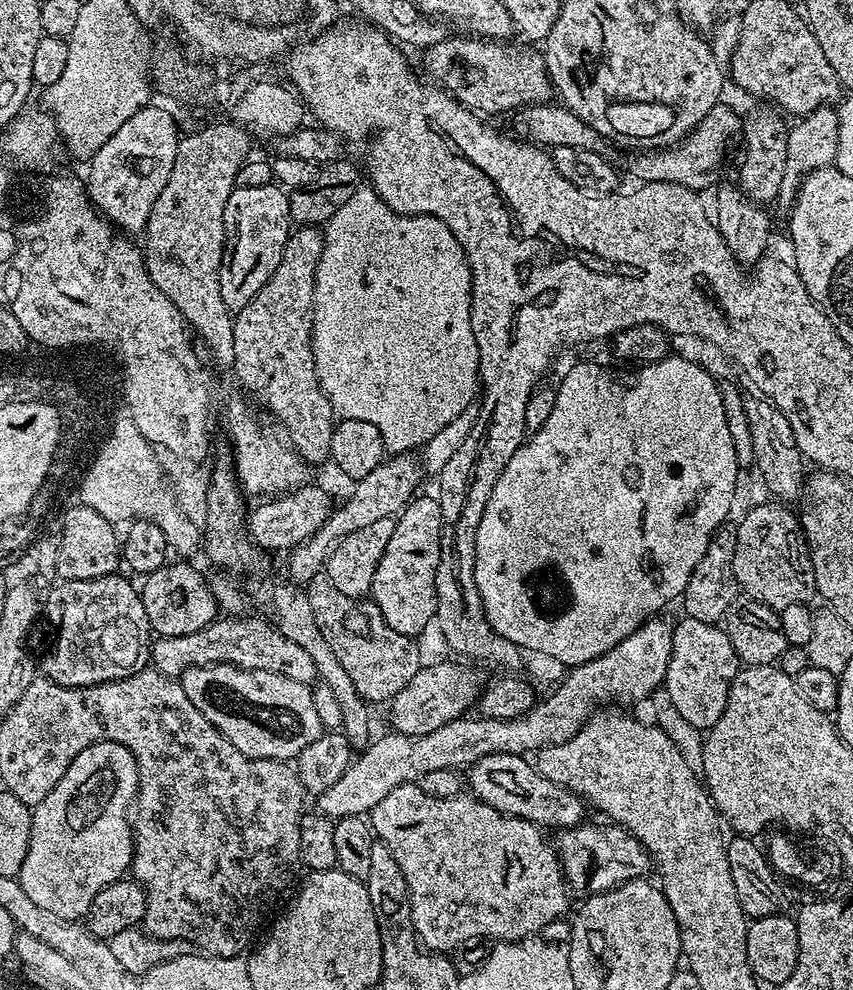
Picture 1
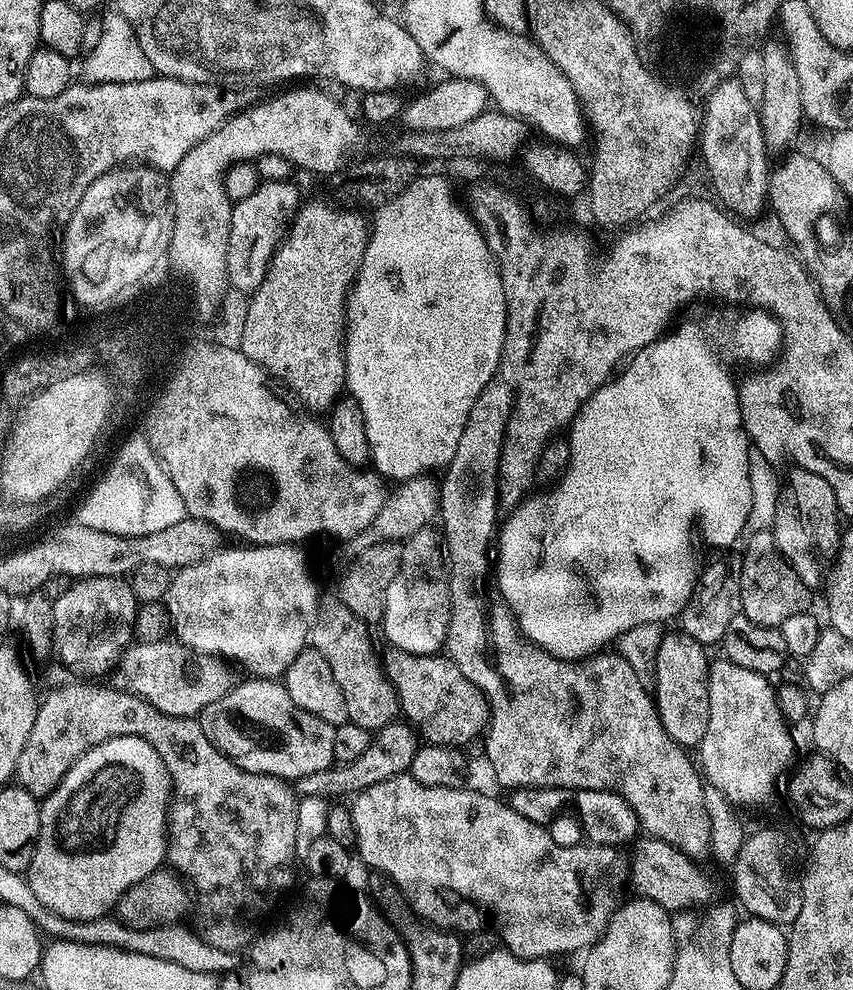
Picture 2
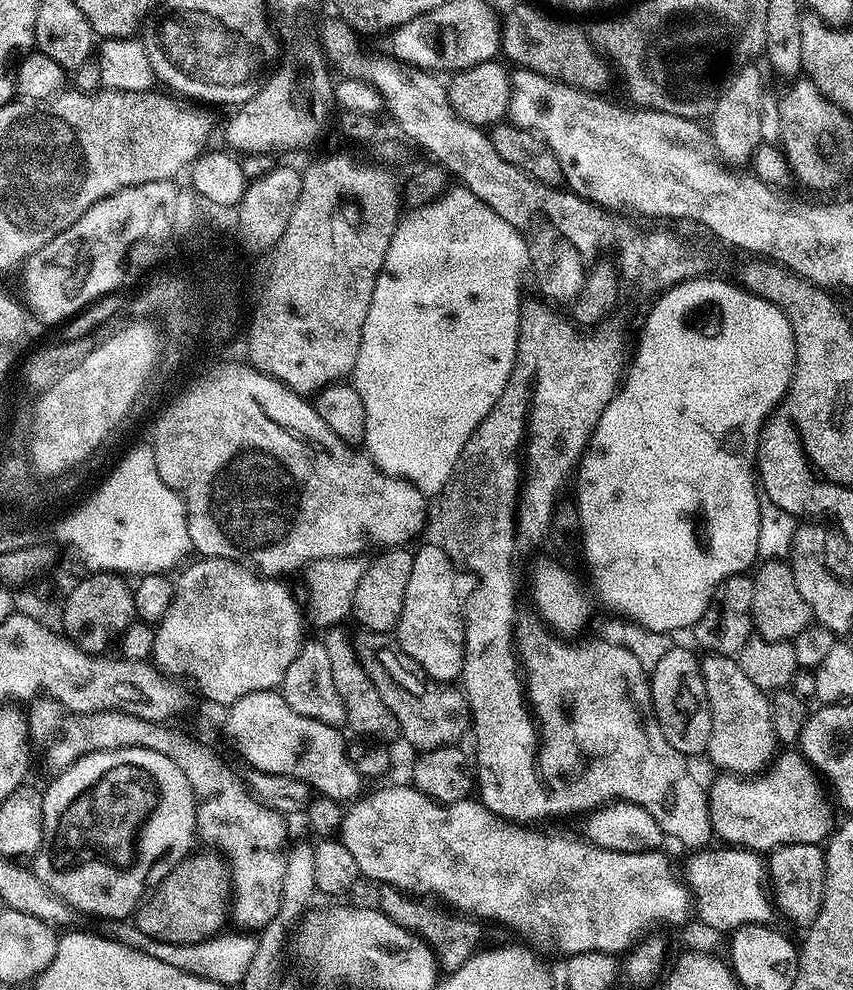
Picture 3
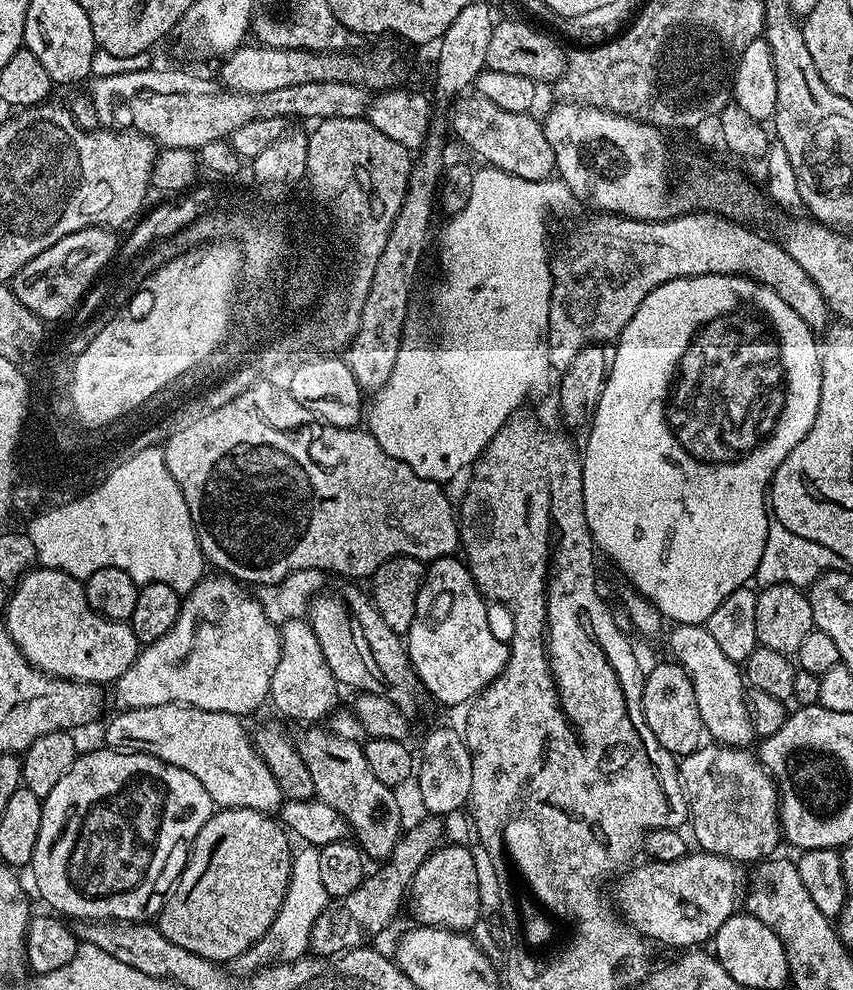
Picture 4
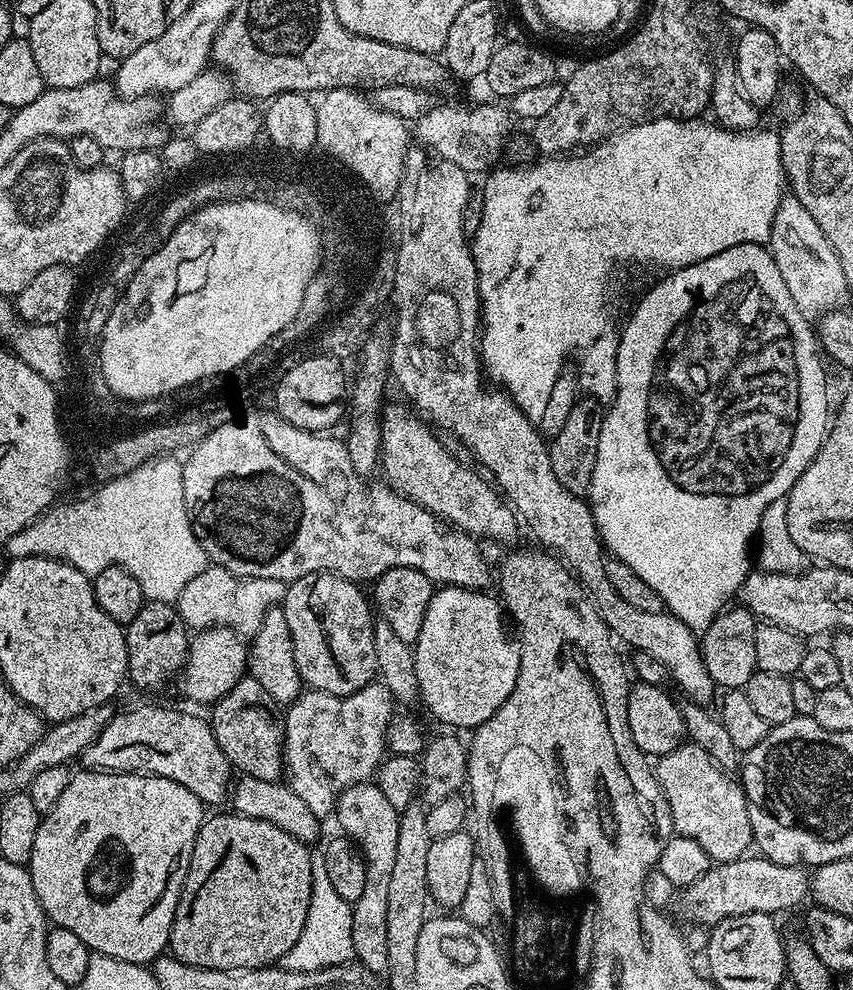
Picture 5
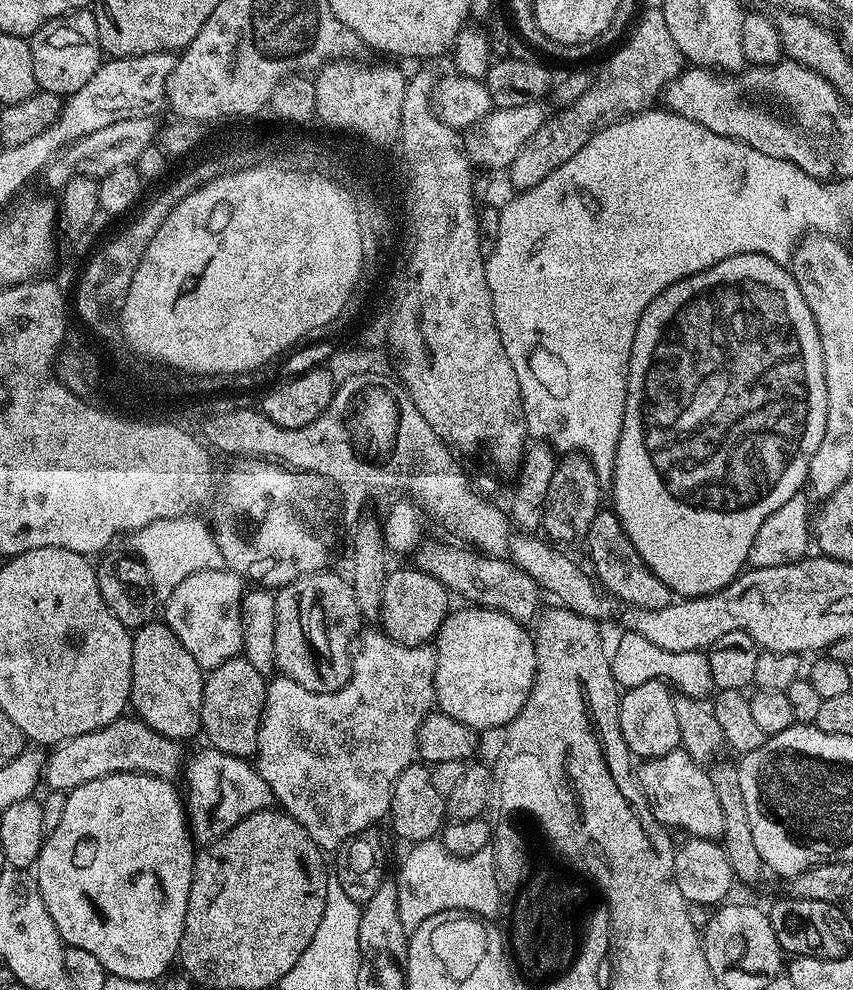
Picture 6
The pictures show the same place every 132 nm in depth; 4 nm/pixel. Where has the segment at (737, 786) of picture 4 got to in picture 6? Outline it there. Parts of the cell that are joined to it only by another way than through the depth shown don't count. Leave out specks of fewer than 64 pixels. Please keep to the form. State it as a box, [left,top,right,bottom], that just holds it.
[634,750,723,841]

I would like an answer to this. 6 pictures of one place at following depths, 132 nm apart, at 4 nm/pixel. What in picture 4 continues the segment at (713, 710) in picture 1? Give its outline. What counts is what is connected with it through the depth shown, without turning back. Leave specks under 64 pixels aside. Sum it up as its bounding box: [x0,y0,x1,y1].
[644,664,706,758]

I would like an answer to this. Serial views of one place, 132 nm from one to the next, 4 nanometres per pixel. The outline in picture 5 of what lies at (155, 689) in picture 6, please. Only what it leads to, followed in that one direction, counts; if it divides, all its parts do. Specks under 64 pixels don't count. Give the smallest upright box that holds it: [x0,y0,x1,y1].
[124,602,186,688]

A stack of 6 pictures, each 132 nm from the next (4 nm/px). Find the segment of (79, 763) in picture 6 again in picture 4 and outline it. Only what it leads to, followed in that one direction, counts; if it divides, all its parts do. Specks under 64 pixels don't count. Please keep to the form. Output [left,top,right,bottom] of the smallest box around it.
[103,704,285,814]

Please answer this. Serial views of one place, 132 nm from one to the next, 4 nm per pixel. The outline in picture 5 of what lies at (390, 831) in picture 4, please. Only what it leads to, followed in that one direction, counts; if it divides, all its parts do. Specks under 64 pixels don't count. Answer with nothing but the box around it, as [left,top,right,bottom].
[334,783,401,974]

